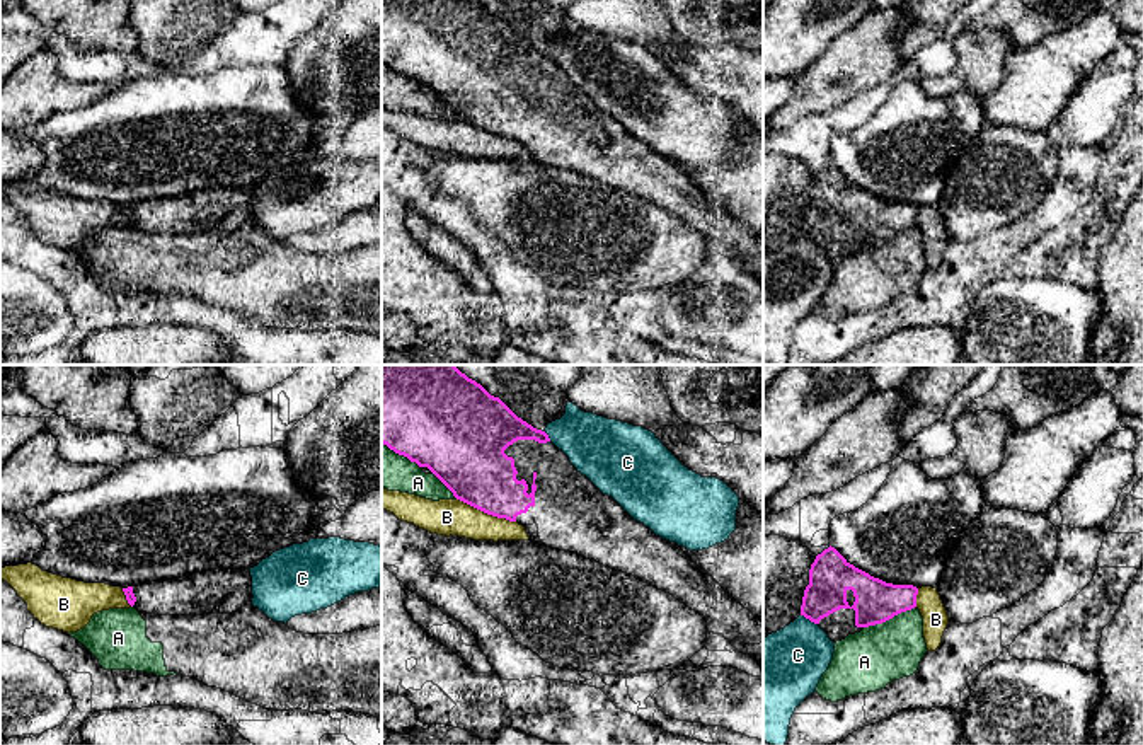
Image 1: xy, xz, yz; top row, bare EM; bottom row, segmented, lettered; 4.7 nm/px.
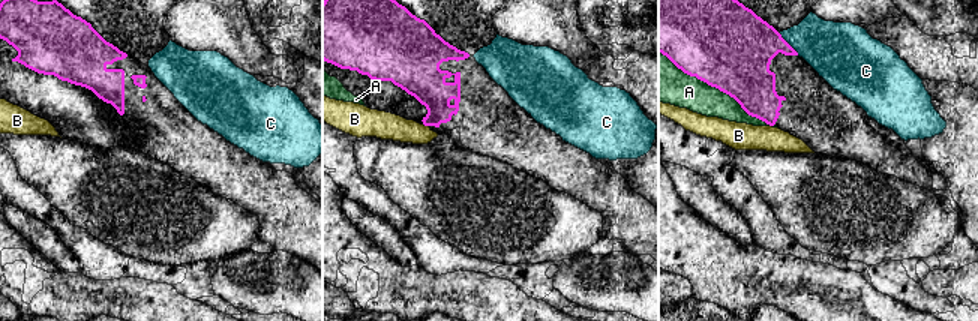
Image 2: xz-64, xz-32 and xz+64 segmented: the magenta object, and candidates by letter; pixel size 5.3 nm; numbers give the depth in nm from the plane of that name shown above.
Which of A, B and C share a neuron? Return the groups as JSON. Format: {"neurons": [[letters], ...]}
{"neurons": [["A"], ["B"], ["C"]]}

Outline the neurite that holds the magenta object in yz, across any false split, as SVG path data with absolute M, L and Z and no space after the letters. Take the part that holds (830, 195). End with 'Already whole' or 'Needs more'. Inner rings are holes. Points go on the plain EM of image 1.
M830 164L811 182L801 234L818 242L836 261L915 227L916 213L916 205L874 196Z. Needs more

